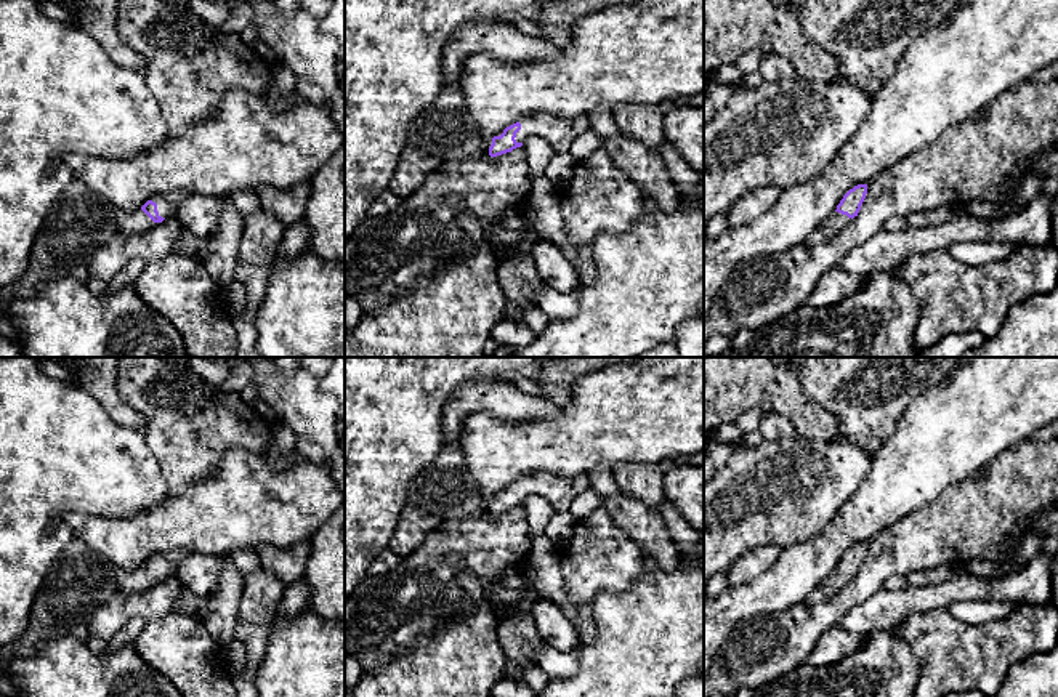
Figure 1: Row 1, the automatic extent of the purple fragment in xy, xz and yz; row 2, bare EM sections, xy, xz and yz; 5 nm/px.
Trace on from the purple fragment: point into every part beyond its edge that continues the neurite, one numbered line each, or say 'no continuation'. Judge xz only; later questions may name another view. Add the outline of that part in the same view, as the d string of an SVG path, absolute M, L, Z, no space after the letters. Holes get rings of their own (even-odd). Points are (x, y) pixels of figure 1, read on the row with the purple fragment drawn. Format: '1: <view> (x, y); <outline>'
1: xz (443, 132); M446 85L410 123L388 191L407 199L442 165L489 157L491 144L492 138L483 138L471 123L462 91Z
2: xz (560, 133); M539 115L523 119L521 130L516 133L516 143L524 143L531 136L545 138L555 152L567 152L572 141L590 128L590 115L577 119L555 119L551 115Z

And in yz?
1: yz (835, 223); M834 212L818 229L811 232L806 244L814 247L826 244L830 239L837 237L851 221L846 215Z

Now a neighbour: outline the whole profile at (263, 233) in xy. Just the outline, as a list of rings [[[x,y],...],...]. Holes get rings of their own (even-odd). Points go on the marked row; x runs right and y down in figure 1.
[[[261,208],[244,218],[237,263],[271,266],[285,229],[287,226],[282,221]]]

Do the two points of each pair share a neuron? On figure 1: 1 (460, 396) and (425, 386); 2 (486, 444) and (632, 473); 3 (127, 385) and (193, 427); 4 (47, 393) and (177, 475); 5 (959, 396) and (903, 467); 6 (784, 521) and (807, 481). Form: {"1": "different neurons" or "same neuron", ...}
{"1": "different neurons", "2": "different neurons", "3": "same neuron", "4": "different neurons", "5": "same neuron", "6": "same neuron"}

